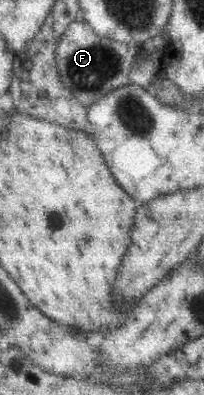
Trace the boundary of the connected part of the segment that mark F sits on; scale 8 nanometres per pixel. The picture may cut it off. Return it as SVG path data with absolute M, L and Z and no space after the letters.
M79 18L72 21L59 37L55 58L62 83L70 88L77 105L85 109L112 89L131 83L136 50L125 43L98 35L88 22Z

